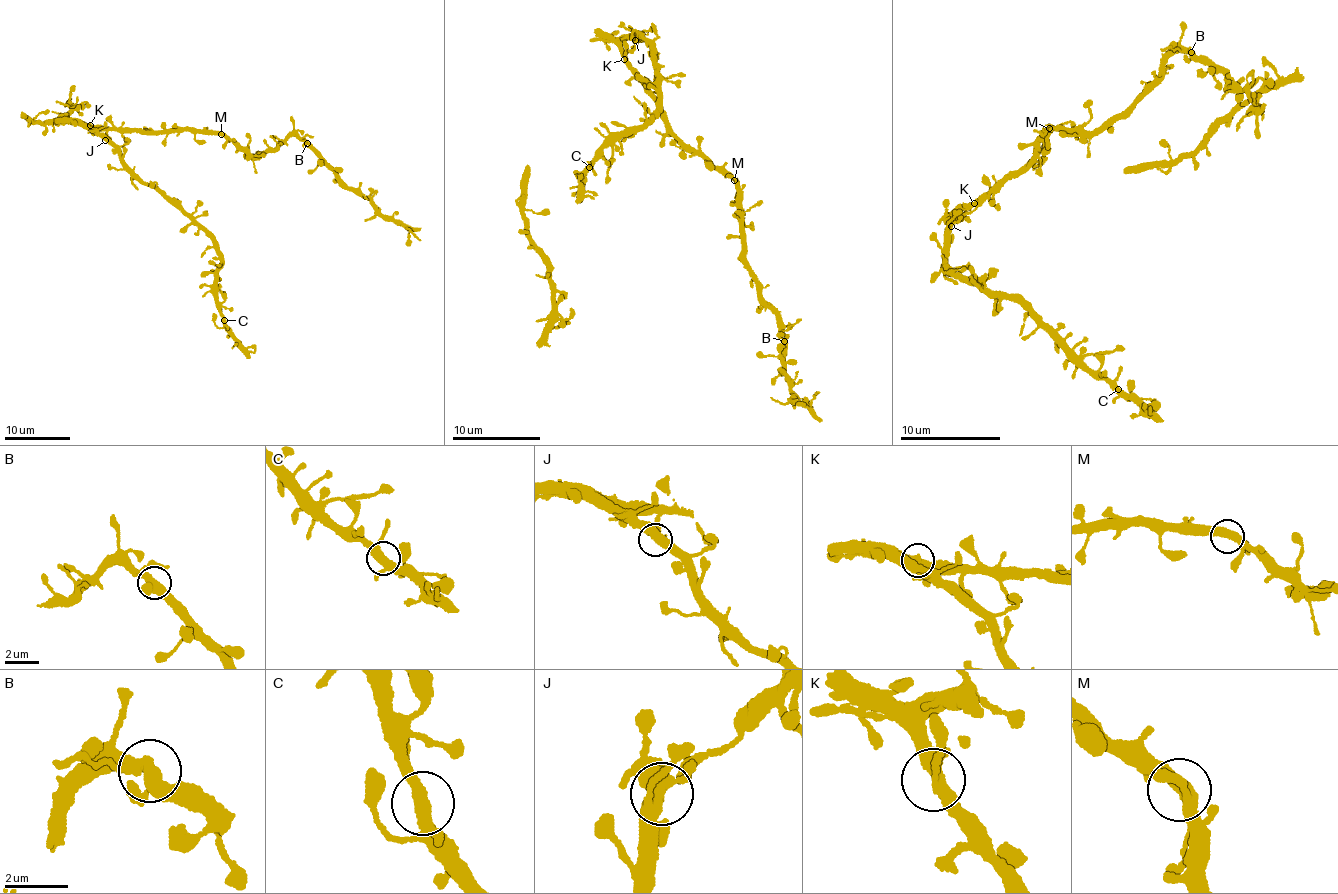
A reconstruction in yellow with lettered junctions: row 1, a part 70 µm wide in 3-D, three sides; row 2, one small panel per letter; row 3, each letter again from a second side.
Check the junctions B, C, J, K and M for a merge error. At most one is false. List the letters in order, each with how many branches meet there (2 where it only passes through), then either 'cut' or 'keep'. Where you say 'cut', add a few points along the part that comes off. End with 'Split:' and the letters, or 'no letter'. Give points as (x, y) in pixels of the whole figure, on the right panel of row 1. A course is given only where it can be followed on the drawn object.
B: 3 | keep
C: 3 | keep
J: 3 | keep
K: 3 | keep
M: 3 | keep
Split: no letter

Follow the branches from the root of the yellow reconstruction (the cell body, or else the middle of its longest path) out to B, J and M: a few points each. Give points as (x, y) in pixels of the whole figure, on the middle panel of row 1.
B: (667, 118), (667, 128), (735, 183), (744, 259), (763, 305), (775, 314), (779, 336), (784, 341)
J: (667, 118), (663, 106), (639, 73), (624, 60), (627, 41), (632, 37), (635, 40)
M: (667, 118), (667, 128), (734, 180)

